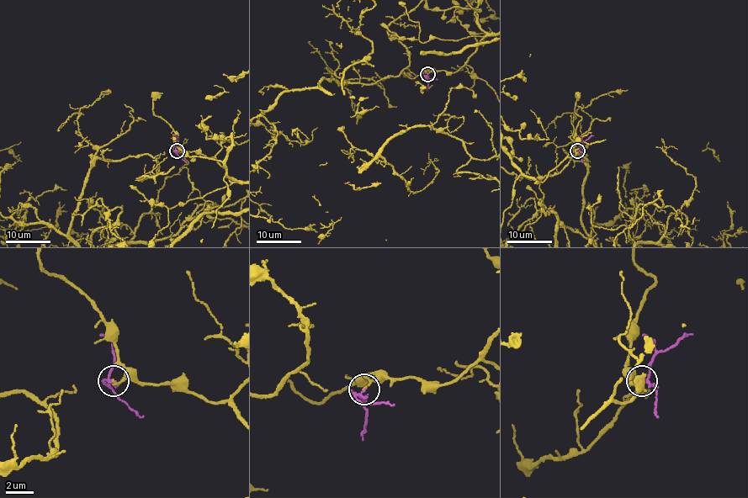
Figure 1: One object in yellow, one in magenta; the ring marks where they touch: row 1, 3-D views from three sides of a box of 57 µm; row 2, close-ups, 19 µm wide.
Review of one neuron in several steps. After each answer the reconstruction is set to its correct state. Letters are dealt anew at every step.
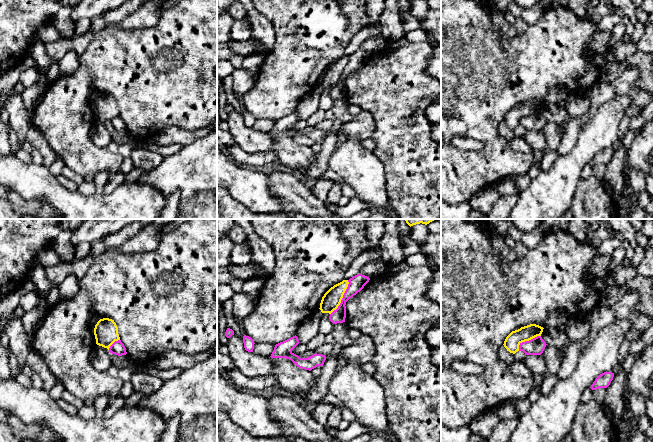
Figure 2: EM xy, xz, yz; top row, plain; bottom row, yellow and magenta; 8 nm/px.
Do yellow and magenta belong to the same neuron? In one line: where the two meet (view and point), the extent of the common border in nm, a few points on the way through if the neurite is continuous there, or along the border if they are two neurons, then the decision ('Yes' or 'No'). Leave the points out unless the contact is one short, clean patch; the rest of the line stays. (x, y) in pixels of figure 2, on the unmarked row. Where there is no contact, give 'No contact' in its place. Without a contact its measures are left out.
Touches yellow at xz (342, 73). Shared border 320 nm. Boundary: xz (348, 56), (348, 62), (340, 80), (330, 90). No

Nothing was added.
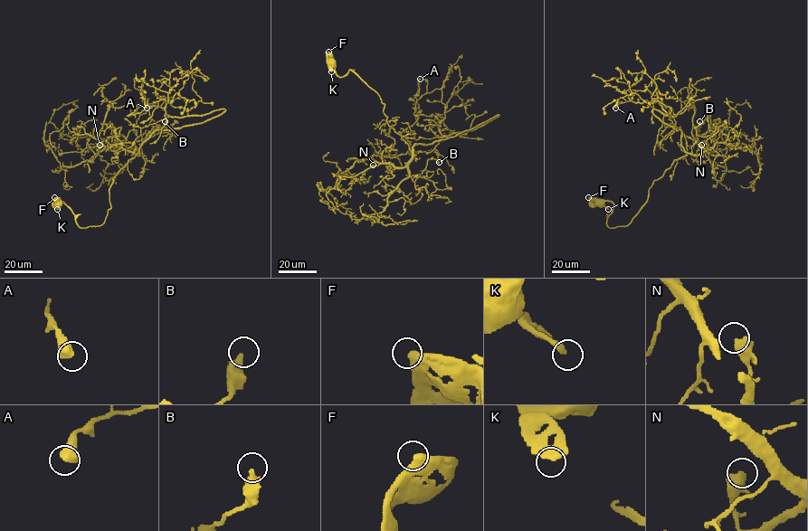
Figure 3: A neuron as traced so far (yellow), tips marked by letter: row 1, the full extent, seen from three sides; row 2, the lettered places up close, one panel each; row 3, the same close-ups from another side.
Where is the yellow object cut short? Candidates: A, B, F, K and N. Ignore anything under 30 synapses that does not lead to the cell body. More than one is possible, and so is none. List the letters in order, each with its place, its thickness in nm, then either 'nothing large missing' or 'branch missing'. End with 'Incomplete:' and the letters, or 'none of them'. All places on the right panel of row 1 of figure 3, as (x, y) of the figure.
A: (615, 108) | 550 nm | nothing large missing
B: (699, 121) | 380 nm | nothing large missing
F: (588, 197) | 550 nm | nothing large missing
K: (608, 209) | 480 nm | nothing large missing
N: (701, 145) | 400 nm | nothing large missing
Incomplete: none of them

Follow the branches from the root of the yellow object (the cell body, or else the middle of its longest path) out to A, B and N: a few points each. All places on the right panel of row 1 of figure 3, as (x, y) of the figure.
A: (598, 204), (613, 204), (609, 227), (627, 225), (688, 154), (647, 90), (615, 108)
B: (598, 204), (613, 204), (609, 227), (627, 225), (674, 160), (714, 146), (710, 135), (696, 134), (699, 121)
N: (598, 204), (613, 204), (609, 227), (627, 225), (653, 182), (674, 160), (698, 155), (701, 145)

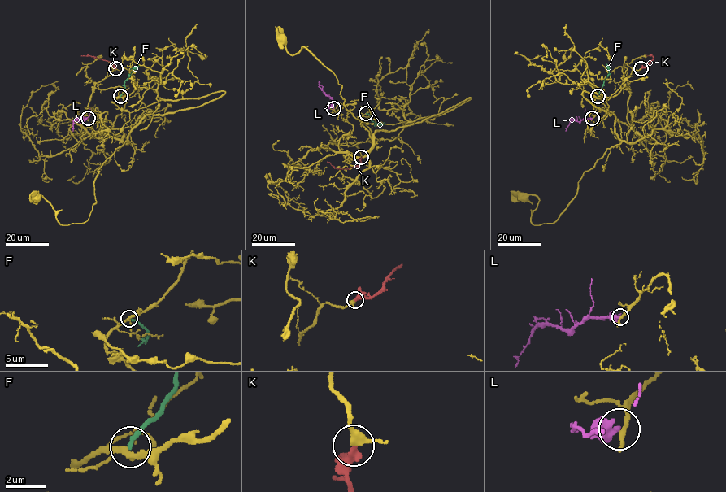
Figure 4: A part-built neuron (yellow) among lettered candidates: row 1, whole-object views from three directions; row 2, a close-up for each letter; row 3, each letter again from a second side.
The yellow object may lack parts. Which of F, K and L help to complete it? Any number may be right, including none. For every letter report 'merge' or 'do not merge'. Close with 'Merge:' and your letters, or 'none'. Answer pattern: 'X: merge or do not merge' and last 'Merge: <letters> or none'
F: do not merge
K: merge
L: do not merge
Merge: K

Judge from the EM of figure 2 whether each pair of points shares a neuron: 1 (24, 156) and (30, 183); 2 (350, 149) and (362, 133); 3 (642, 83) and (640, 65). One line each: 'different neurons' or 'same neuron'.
1: different neurons
2: different neurons
3: same neuron

